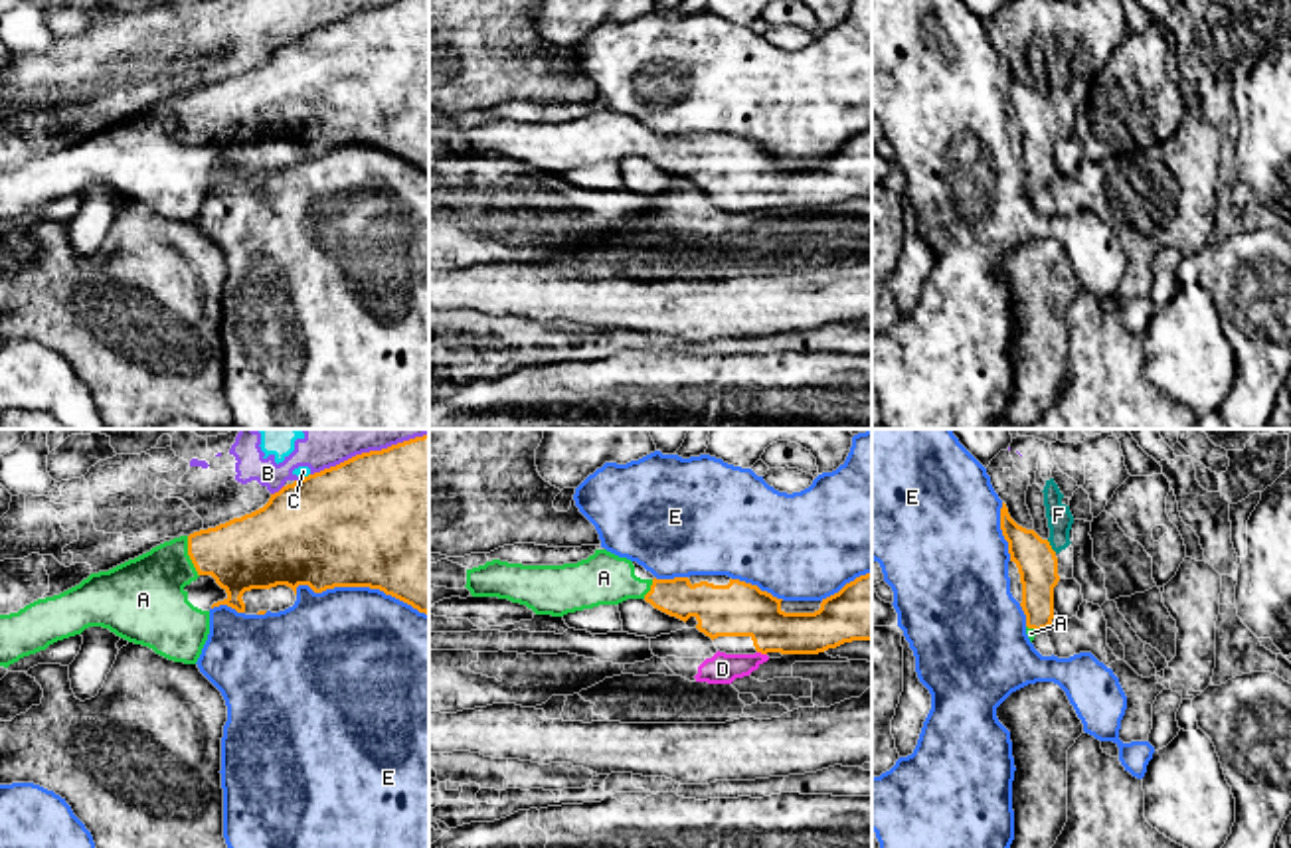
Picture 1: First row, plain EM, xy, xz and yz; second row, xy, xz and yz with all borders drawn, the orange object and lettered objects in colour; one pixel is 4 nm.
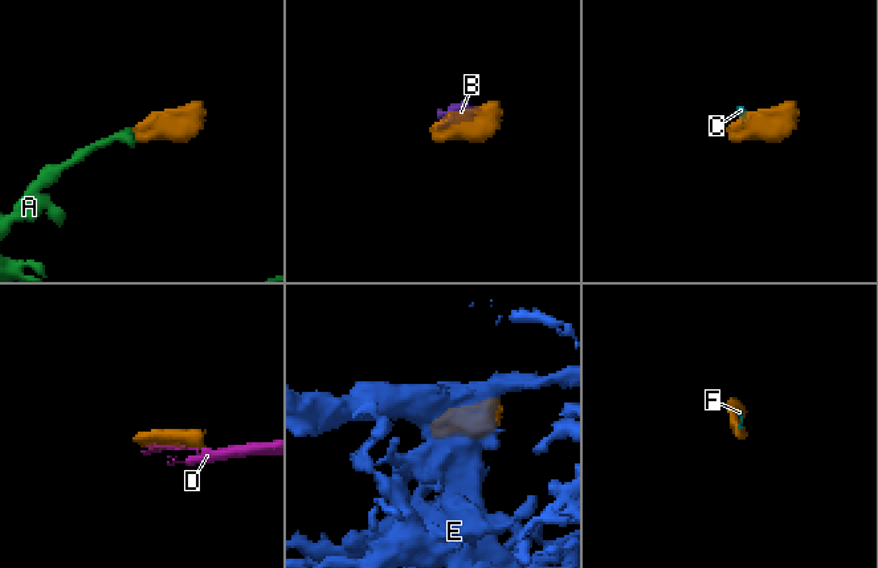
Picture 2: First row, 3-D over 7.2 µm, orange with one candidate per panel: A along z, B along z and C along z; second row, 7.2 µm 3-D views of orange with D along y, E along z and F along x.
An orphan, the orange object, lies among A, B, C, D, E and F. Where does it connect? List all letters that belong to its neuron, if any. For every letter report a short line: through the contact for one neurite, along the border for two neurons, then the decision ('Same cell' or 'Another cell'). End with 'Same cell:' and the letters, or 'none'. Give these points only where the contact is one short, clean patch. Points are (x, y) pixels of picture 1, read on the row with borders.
A: Line: xy (250, 552), (188, 554), (145, 597). Same cell
B: Another cell
C: Line: xy (309, 473), (299, 479). Another cell
D: Another cell
E: Another cell
F: Line: yz (1046, 540), (1056, 552). Another cell
Same cell: A

